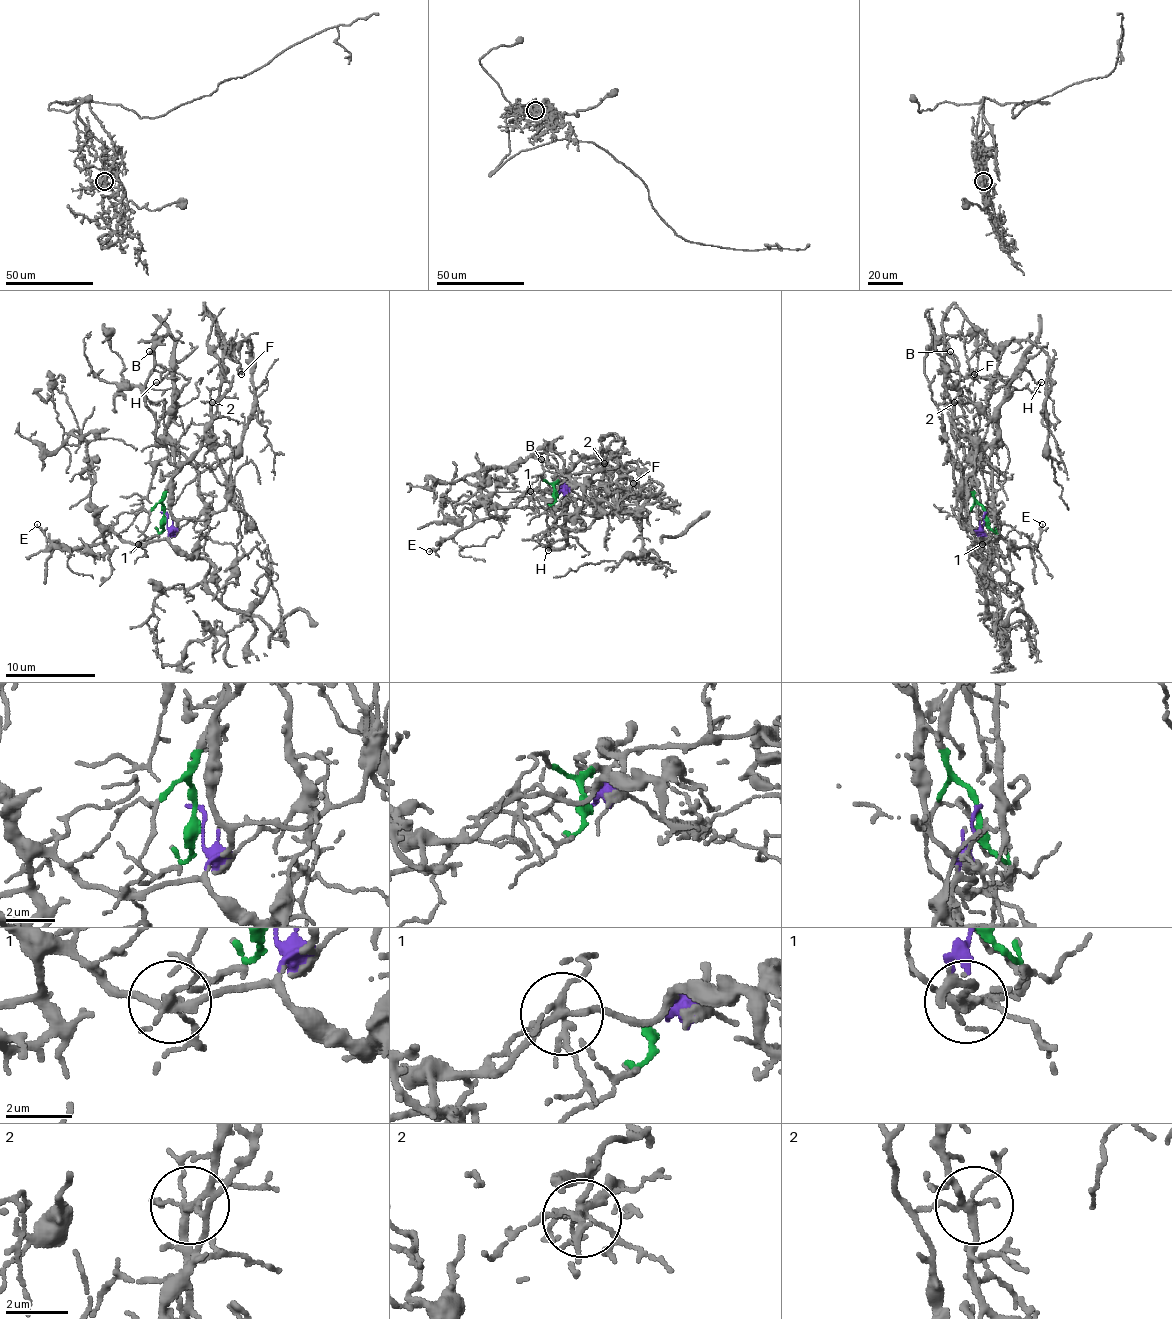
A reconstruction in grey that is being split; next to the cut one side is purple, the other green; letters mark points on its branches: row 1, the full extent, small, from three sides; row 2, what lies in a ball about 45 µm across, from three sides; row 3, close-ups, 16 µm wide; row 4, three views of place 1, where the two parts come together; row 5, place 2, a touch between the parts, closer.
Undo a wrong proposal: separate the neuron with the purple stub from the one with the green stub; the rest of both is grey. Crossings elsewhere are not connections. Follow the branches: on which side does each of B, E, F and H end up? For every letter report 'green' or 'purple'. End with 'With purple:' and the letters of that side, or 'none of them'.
B: purple
E: purple
F: green
H: green
With purple: B, E

